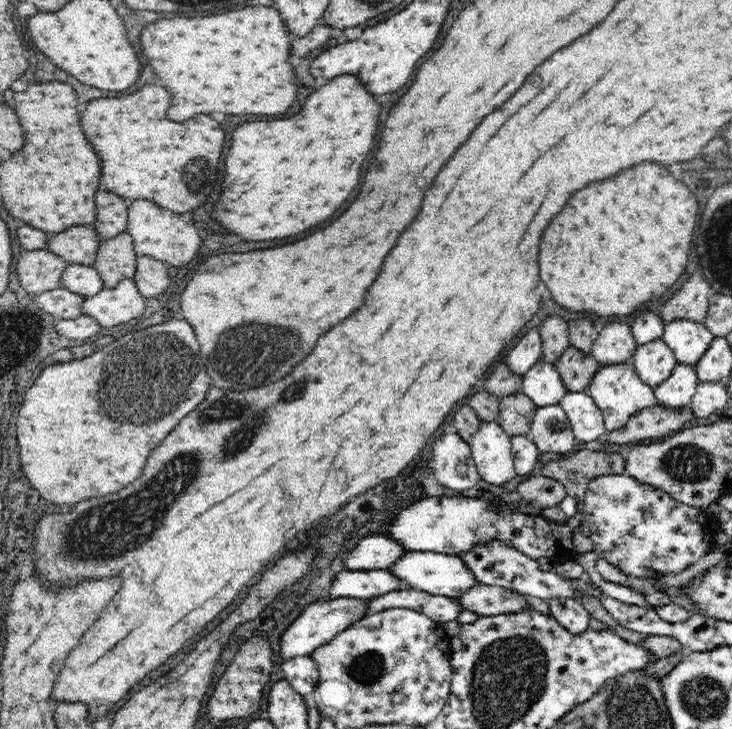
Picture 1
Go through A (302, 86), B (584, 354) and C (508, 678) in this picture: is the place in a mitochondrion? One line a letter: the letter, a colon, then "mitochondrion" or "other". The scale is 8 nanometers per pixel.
A: other
B: other
C: mitochondrion

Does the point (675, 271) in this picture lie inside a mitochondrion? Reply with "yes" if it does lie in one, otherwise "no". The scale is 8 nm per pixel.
no

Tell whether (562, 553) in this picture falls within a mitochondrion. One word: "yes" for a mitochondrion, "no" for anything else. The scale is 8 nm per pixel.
no

